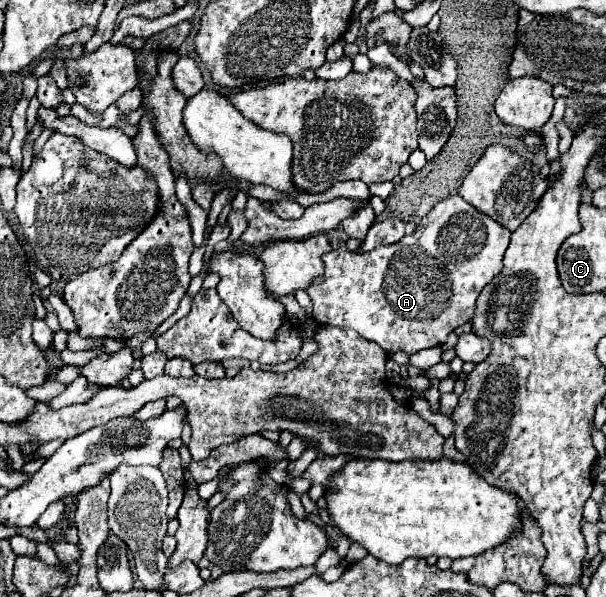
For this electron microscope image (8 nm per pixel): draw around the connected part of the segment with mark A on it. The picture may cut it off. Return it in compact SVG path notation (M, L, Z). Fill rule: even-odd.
M450 195L438 201L432 211L424 215L412 235L394 245L376 247L374 251L362 255L342 249L332 249L328 255L322 255L324 273L318 275L318 279L314 279L314 283L306 289L314 303L314 319L320 325L350 327L364 339L378 343L388 355L396 351L412 355L426 347L438 347L446 341L454 327L472 319L476 297L502 269L502 257L510 243L510 235L512 233L506 227L462 201L460 195Z

